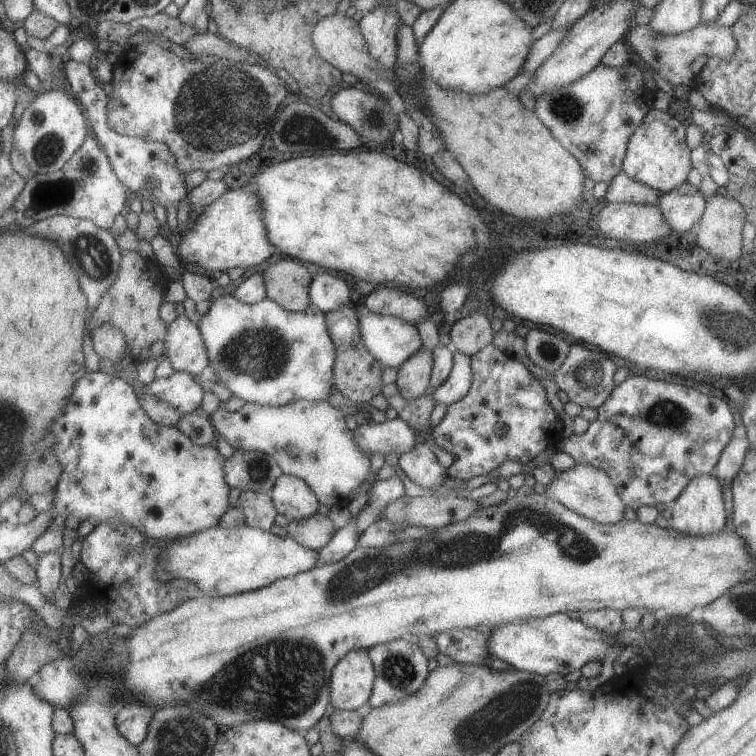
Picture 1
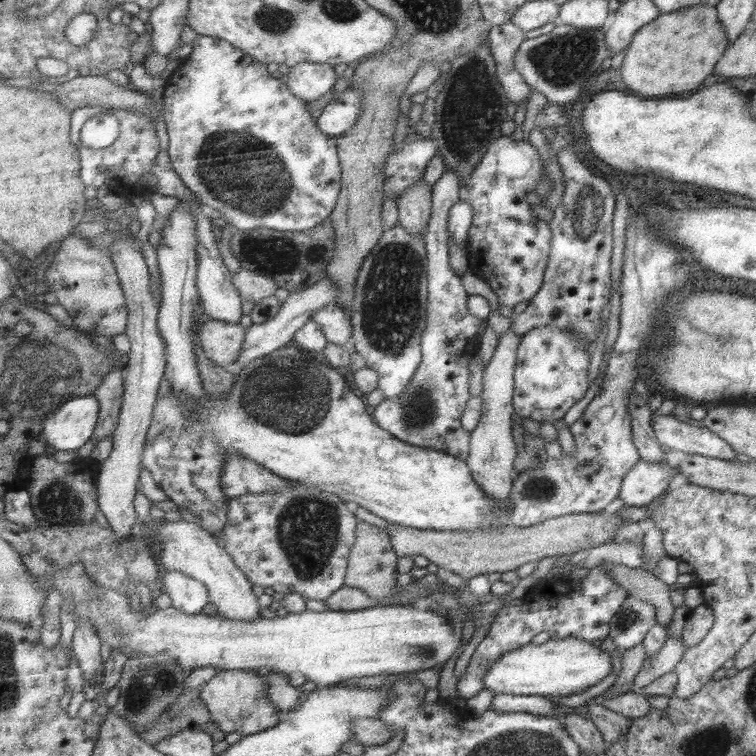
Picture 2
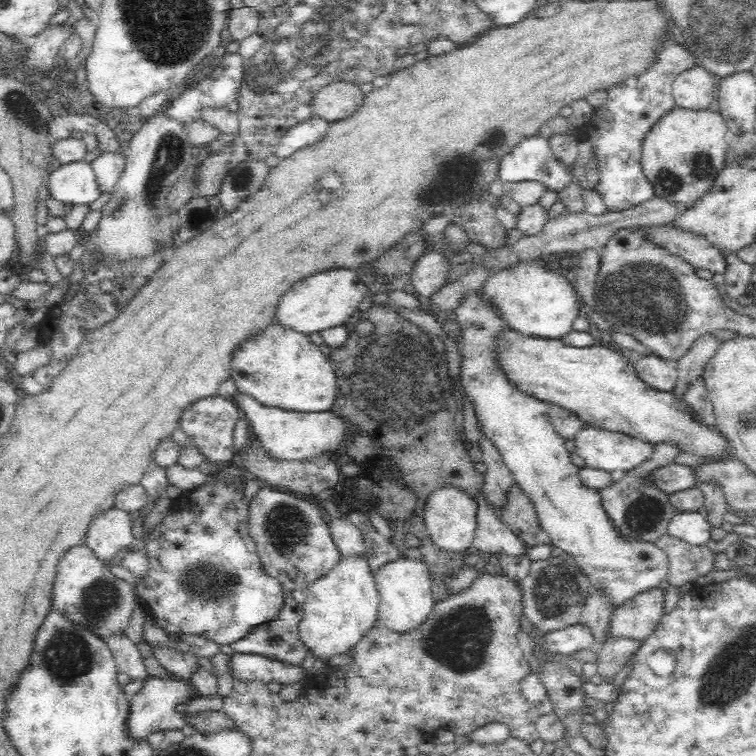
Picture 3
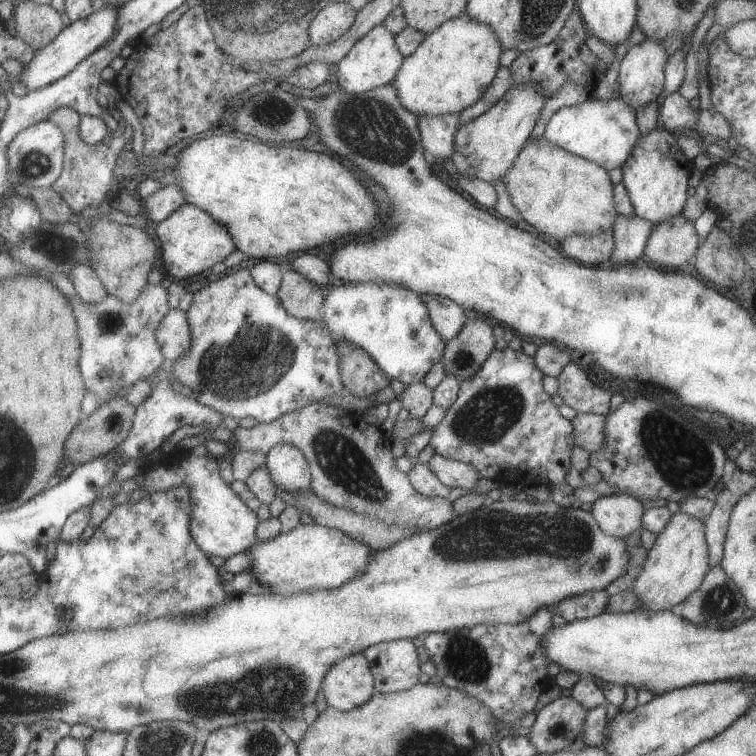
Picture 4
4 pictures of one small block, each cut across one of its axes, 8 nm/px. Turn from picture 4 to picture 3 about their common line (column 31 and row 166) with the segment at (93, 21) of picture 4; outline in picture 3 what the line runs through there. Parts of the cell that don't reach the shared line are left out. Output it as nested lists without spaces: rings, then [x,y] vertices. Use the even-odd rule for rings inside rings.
[[[84,161],[61,165],[50,174],[45,184],[51,198],[74,205],[90,205],[102,194],[91,164]]]

